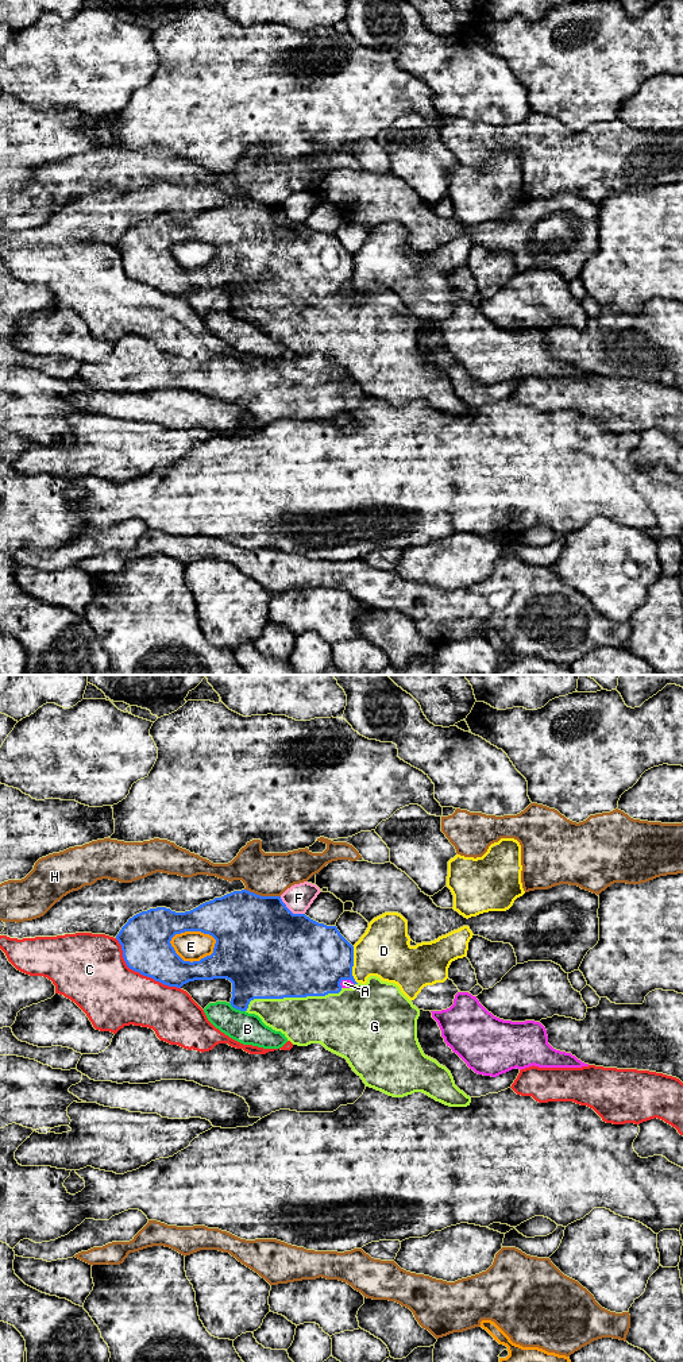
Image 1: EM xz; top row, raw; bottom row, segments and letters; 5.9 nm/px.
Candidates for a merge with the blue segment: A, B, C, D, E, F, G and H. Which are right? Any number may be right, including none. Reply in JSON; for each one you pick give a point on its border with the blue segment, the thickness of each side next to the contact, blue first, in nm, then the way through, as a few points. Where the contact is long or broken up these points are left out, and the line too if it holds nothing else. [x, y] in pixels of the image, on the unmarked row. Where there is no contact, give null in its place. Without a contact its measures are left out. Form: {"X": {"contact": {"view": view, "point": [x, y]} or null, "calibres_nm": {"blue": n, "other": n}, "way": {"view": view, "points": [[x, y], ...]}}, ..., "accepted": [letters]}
{"G": {"contact": {"view": "xz", "point": [290, 305]}, "calibres_nm": {"blue": 500, "other": 280}}, "accepted": ["G"]}

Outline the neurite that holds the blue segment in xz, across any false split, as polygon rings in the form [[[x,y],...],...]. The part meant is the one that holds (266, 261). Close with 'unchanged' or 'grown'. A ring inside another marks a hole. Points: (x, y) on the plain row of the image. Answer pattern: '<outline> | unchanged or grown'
[[[242,198],[185,221],[166,216],[150,217],[130,227],[116,248],[121,254],[123,267],[130,278],[165,294],[181,297],[194,289],[229,289],[232,292],[229,312],[234,317],[258,324],[266,335],[281,340],[293,354],[321,352],[327,359],[346,367],[366,396],[393,406],[422,401],[449,416],[467,416],[471,412],[471,406],[455,394],[451,381],[424,363],[417,348],[420,319],[400,296],[377,285],[370,285],[366,293],[356,292],[352,285],[354,255],[337,236],[319,232],[305,223],[293,223],[281,205],[261,205]],[[185,240],[212,244],[216,248],[213,262],[200,270],[184,270],[170,250],[175,243]]] | grown

